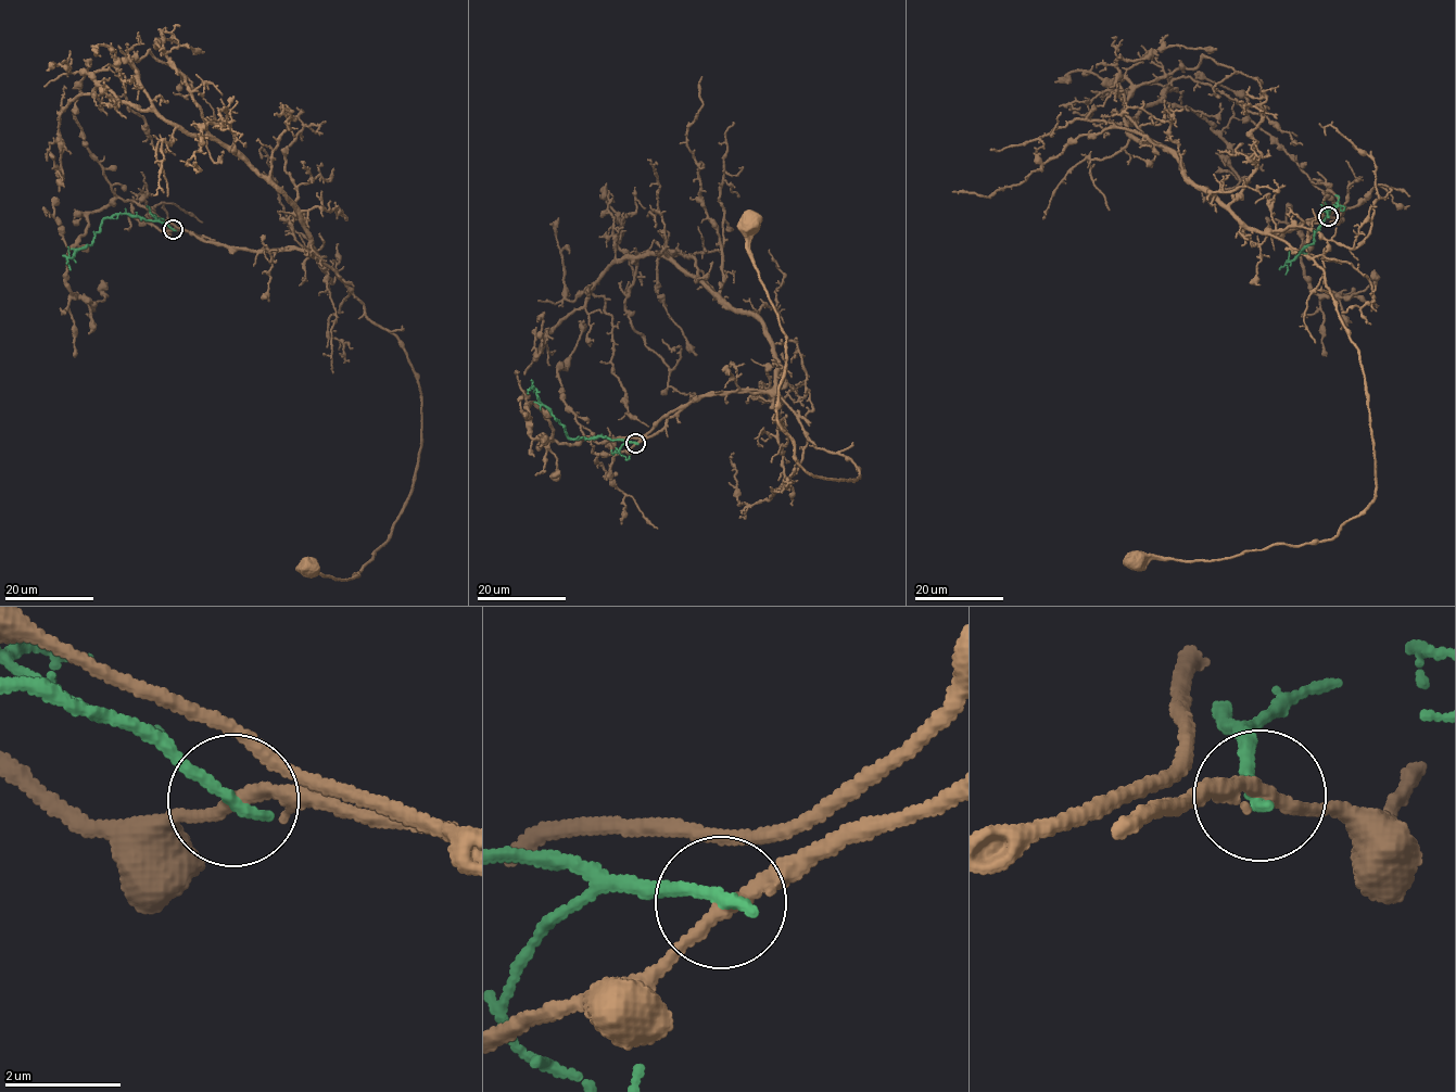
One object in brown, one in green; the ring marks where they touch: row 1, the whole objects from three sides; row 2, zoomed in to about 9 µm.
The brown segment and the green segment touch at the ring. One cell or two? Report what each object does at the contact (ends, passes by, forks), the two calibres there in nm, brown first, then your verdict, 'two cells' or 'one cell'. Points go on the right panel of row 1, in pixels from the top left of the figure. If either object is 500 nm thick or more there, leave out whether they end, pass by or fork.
brown passes by | green ends | 240/240 nm | two cells

